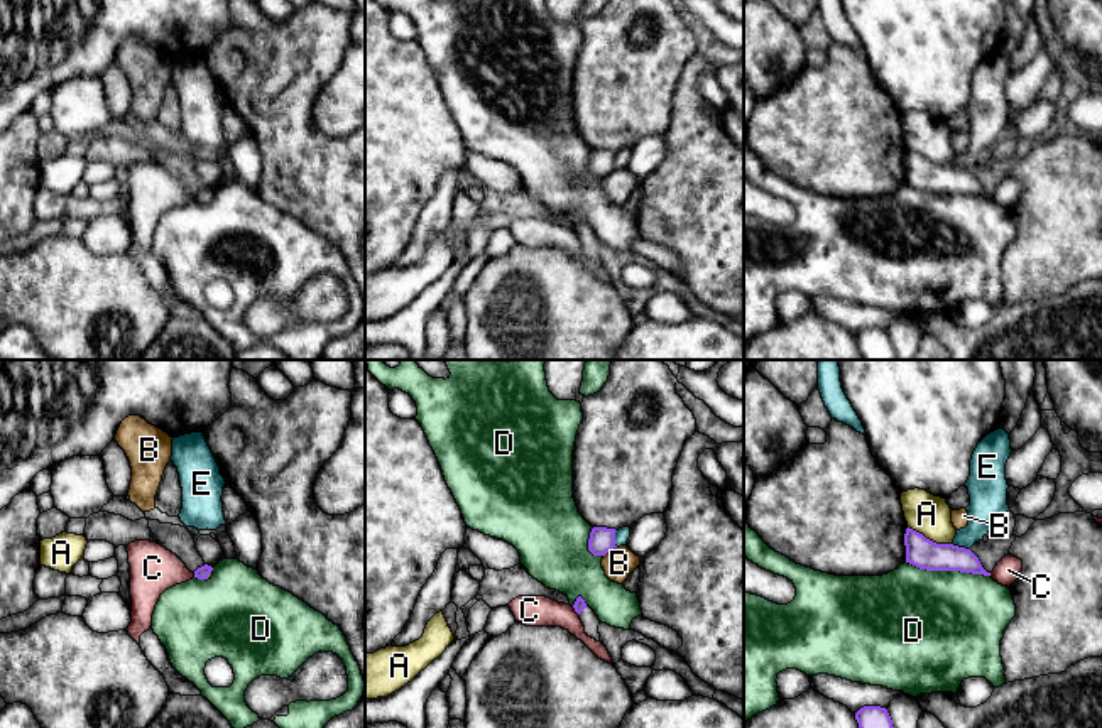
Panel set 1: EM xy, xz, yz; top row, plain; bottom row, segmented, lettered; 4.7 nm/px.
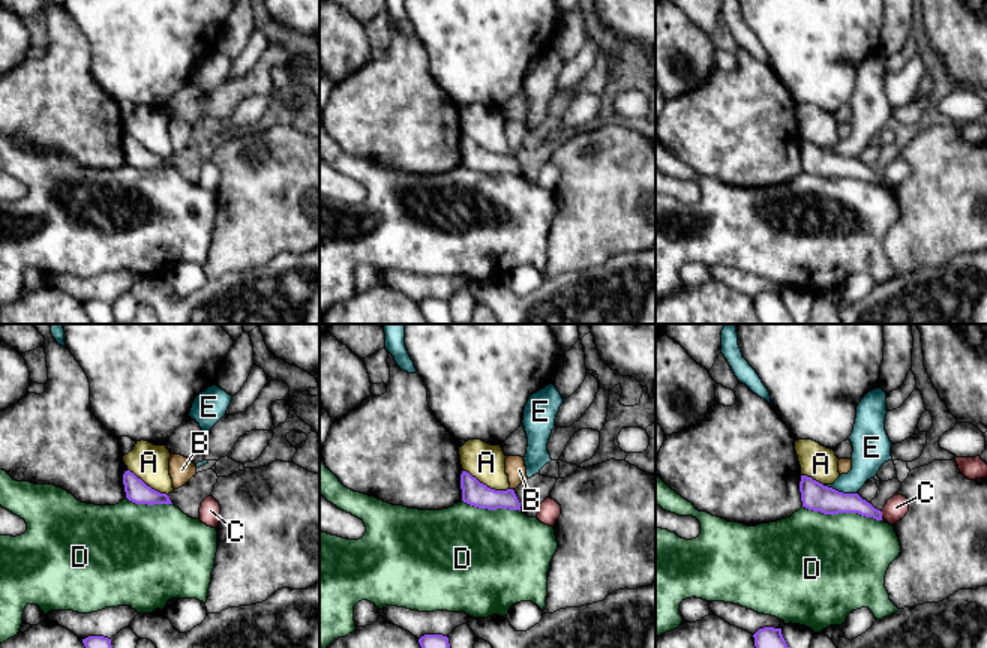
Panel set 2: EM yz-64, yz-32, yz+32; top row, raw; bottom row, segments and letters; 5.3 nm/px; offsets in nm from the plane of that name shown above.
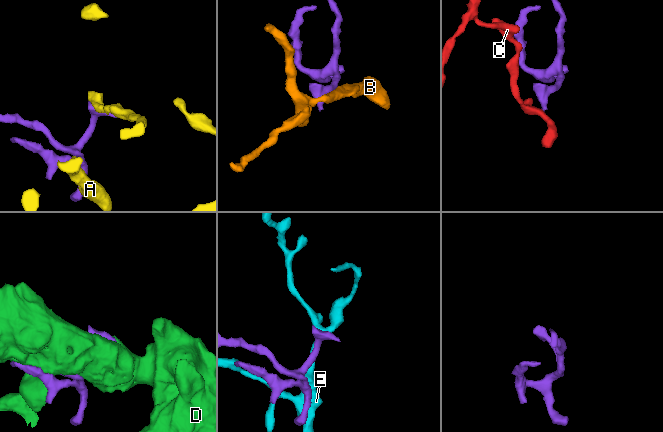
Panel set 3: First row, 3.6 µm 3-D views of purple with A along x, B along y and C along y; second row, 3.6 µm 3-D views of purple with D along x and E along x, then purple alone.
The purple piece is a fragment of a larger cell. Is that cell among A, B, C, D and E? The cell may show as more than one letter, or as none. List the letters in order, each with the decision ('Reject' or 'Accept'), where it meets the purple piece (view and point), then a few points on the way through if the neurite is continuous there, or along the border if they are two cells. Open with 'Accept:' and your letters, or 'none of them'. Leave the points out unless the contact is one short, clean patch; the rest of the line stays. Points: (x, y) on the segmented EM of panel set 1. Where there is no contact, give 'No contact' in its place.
Accept: none of them
A: Reject. Touches purple at yz (928, 539). Boundary: yz (908, 526), (937, 543), (952, 544)
B: Reject. Touches purple at xz (609, 551). Boundary: xz (616, 546), (604, 556)
C: Reject. Touches purple at xy (195, 575). Boundary: xy (193, 573), (195, 576)
D: Reject. Touches purple at yz (949, 570)
E: Reject. Touches purple at yz (960, 548)

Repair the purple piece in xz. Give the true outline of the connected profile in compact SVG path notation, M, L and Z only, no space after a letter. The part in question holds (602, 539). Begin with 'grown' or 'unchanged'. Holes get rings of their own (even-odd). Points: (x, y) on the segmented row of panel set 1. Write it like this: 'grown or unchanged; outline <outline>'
unchanged; outline M593 527L588 539L588 551L593 556L605 556L615 546L615 529L607 527Z

